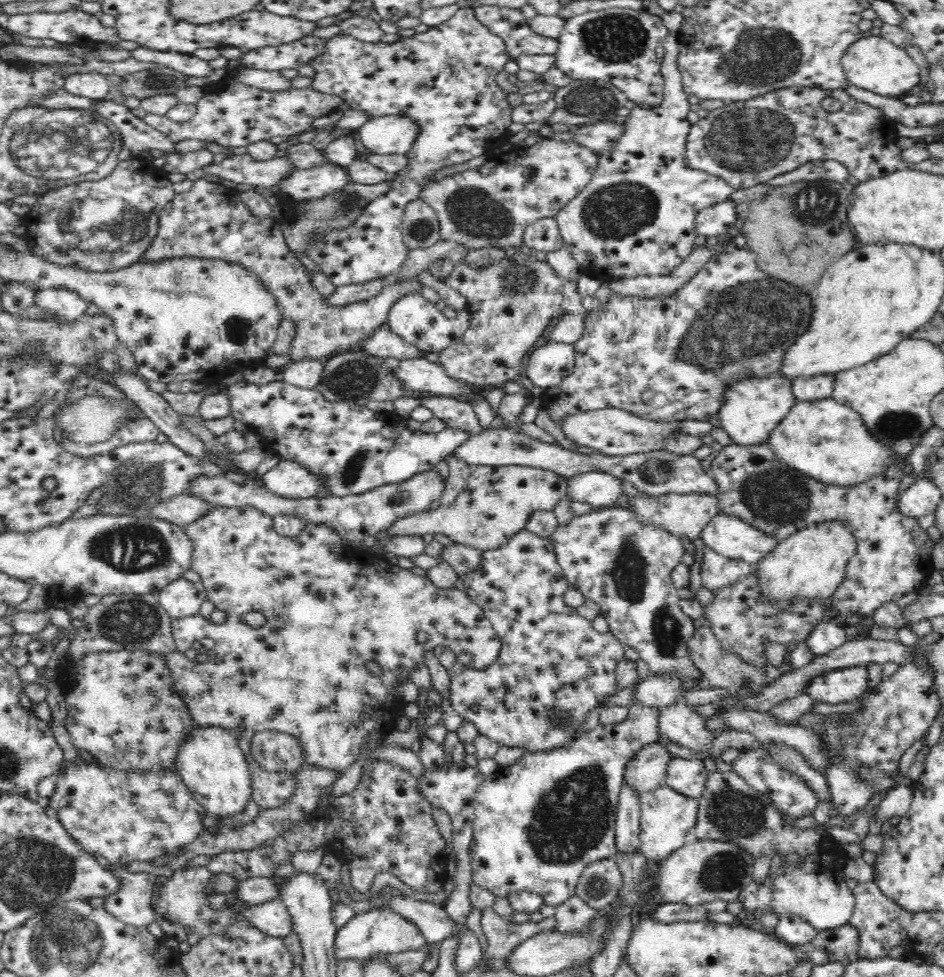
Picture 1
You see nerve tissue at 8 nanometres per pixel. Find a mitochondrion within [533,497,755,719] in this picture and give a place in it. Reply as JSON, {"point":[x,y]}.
{"point":[629,568]}

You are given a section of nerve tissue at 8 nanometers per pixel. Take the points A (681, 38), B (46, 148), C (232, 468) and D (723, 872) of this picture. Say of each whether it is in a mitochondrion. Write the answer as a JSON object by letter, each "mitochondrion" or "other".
{"A":"other","B":"mitochondrion","C":"other","D":"mitochondrion"}

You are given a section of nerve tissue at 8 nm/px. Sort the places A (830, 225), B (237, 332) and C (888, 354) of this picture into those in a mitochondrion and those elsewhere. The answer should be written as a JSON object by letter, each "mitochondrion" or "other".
{"A":"mitochondrion","B":"other","C":"other"}

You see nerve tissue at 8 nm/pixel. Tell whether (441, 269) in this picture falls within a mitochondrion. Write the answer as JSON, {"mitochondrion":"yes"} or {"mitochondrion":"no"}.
{"mitochondrion":"no"}

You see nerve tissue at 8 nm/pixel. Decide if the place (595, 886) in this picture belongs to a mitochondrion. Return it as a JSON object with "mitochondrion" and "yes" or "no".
{"mitochondrion":"yes"}

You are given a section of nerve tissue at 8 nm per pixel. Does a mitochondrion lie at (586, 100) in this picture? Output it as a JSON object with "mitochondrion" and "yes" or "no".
{"mitochondrion":"yes"}

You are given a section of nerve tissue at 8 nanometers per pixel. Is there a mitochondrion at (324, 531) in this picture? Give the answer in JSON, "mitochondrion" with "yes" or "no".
{"mitochondrion":"no"}

